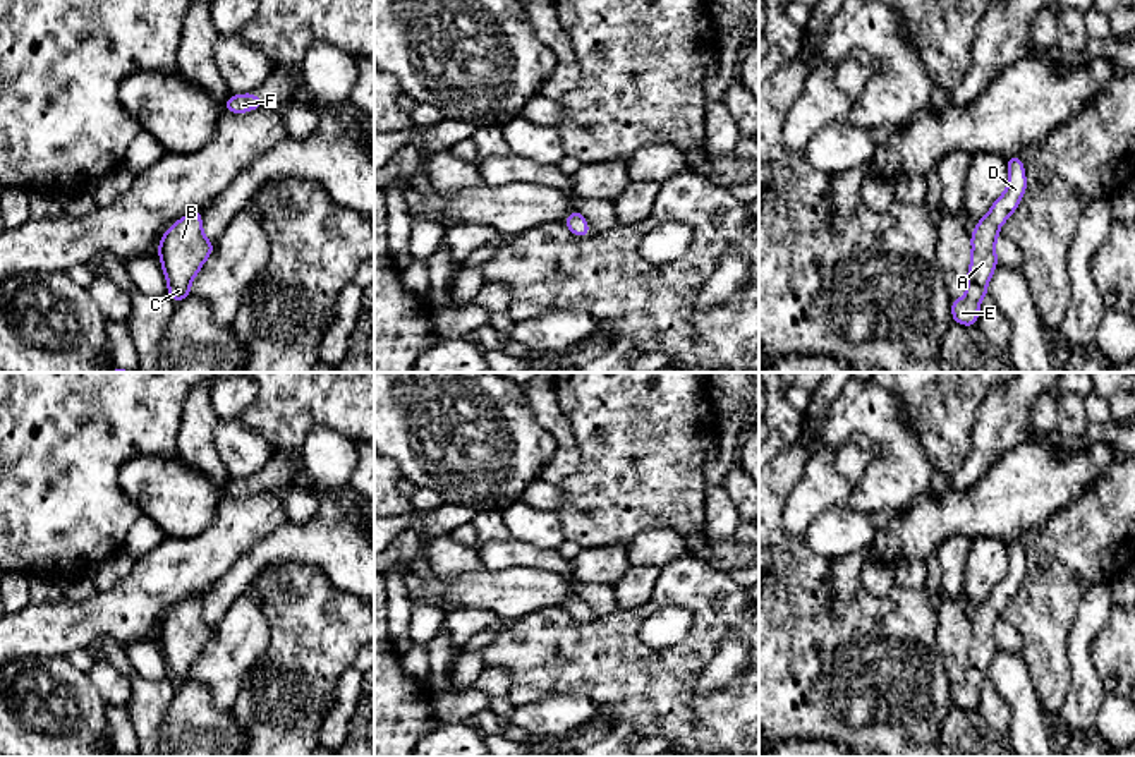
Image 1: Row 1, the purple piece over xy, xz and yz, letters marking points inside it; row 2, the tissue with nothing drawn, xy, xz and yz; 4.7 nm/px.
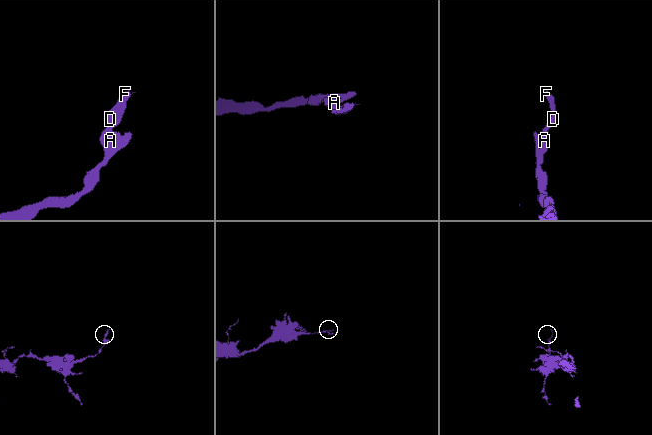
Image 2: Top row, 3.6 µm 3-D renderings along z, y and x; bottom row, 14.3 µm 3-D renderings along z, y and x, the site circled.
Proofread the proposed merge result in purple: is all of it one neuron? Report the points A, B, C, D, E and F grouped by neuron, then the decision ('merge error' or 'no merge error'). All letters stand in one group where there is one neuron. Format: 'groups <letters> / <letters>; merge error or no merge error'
groups A B C D E F; no merge error

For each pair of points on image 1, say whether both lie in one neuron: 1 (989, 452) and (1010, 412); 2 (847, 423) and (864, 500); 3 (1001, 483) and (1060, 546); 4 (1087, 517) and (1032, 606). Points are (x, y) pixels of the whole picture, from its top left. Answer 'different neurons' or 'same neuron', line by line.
1: same neuron
2: same neuron
3: different neurons
4: same neuron

